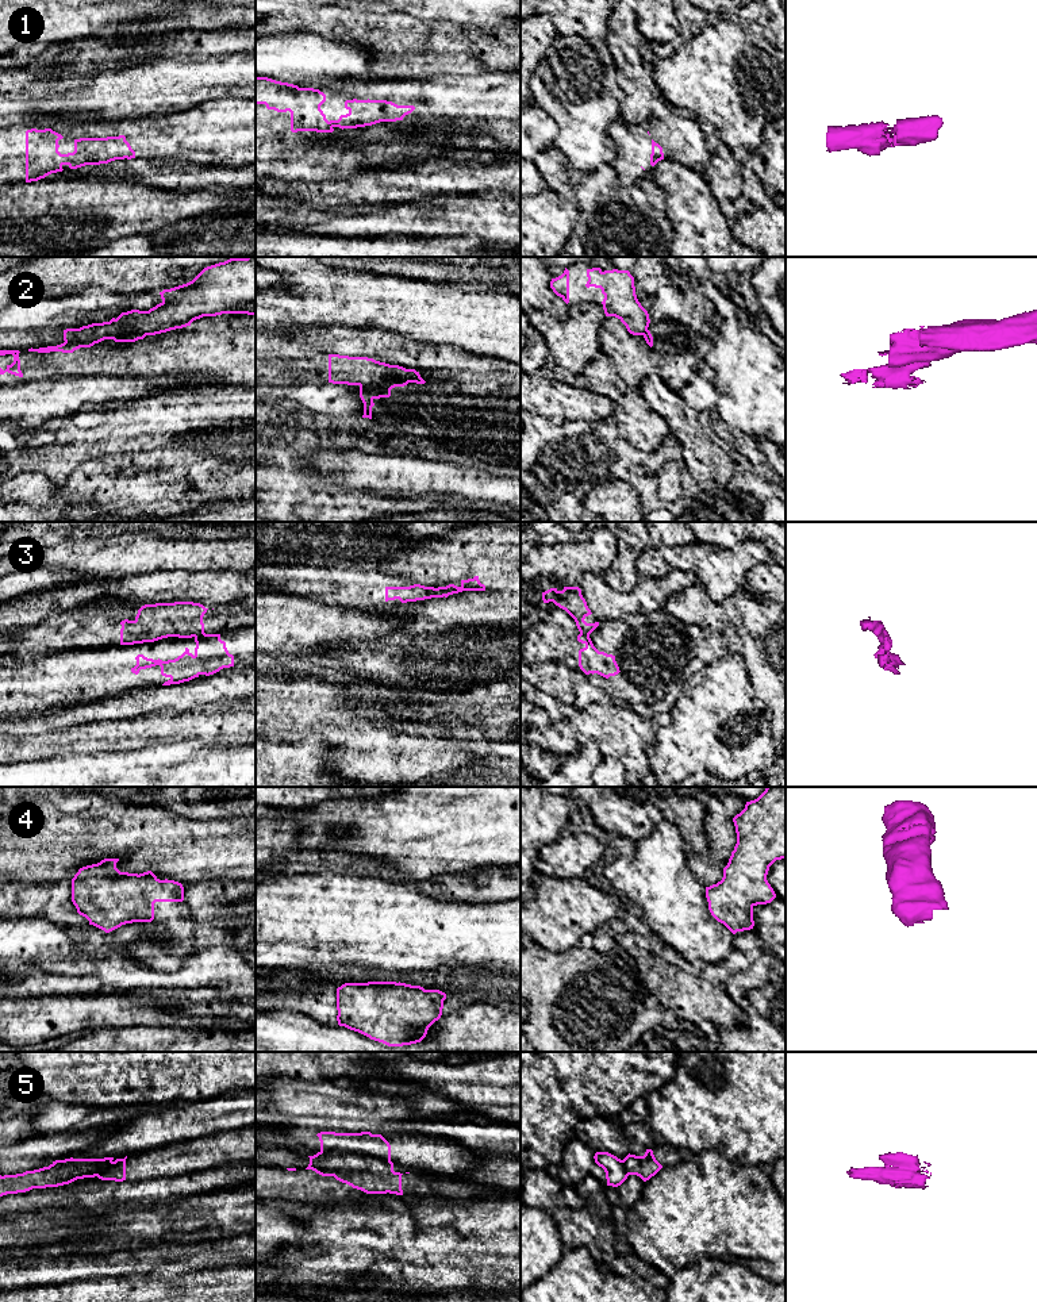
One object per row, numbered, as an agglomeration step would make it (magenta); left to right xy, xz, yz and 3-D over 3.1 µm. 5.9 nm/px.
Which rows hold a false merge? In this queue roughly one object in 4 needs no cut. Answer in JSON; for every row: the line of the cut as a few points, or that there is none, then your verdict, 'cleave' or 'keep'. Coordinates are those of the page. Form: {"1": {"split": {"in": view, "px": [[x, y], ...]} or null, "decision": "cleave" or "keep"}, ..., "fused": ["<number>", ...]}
{"1": {"split": null, "decision": "keep"}, "2": {"split": {"in": "xz", "px": [[407, 381], [384, 380], [360, 386]]}, "decision": "cleave"}, "3": {"split": {"in": "xy", "px": [[204, 633], [195, 637]]}, "decision": "cleave"}, "4": {"split": null, "decision": "keep"}, "5": {"split": {"in": "xz", "px": [[321, 1149], [365, 1153], [390, 1162]]}, "decision": "cleave"}, "fused": ["2", "3", "5"]}

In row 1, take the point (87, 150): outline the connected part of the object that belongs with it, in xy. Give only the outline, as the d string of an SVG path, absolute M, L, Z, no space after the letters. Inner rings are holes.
M51 128L26 131L26 183L62 172L62 166L77 169L85 165L108 164L135 158L124 135L74 139L74 151L61 154L58 141L64 137Z

